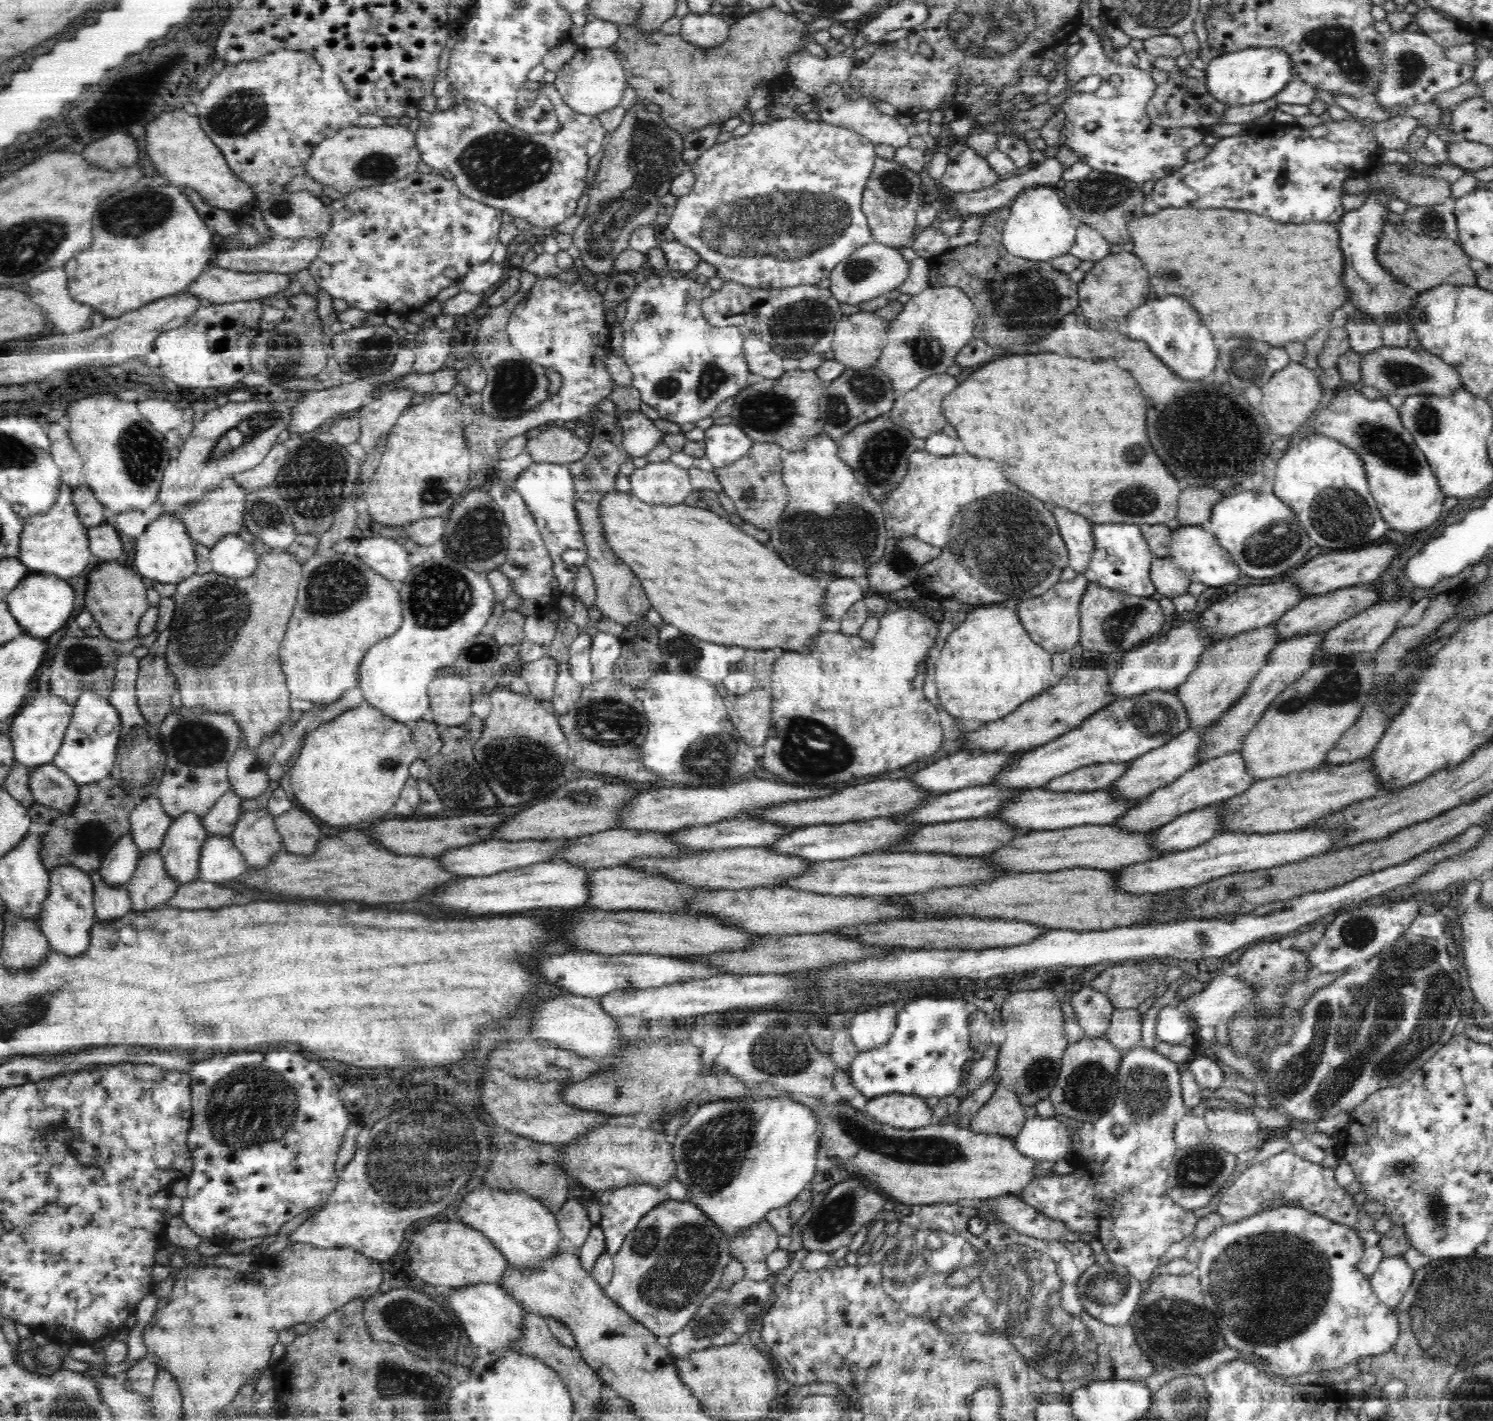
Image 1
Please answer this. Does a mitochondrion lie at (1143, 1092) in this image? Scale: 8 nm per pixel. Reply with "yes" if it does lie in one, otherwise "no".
yes

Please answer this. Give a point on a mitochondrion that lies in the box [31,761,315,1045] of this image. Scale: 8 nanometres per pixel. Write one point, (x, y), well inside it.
(87, 835)

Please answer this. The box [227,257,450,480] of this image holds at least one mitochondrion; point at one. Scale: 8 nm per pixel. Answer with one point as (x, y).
(372, 353)

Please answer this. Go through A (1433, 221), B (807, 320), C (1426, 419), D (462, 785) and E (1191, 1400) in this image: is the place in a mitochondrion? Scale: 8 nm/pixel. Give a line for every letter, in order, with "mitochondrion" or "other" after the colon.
A: mitochondrion
B: mitochondrion
C: mitochondrion
D: mitochondrion
E: mitochondrion

